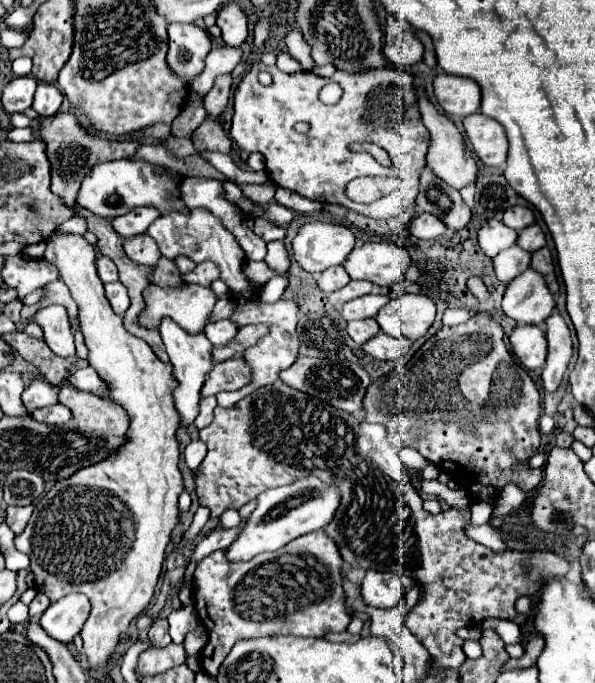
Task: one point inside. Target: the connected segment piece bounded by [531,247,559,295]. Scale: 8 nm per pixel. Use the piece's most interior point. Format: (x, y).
(541, 261)

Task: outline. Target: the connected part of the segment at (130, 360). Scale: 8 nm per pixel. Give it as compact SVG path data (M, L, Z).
M57 231L51 235L51 243L47 243L45 251L45 259L59 269L61 281L69 287L73 301L79 307L81 331L89 349L87 361L107 385L107 397L127 411L131 425L127 429L125 443L113 455L95 465L79 469L63 481L57 481L51 491L47 491L35 503L35 511L25 531L15 537L15 547L21 553L27 553L31 559L31 571L35 575L35 587L39 593L47 595L51 601L75 591L87 595L91 611L81 637L89 667L107 663L109 655L119 643L119 635L127 629L131 619L135 619L149 605L163 567L165 545L179 523L177 497L183 491L183 479L177 469L179 447L175 447L175 431L179 427L179 413L171 403L171 387L175 387L175 381L171 379L171 365L161 363L143 339L125 329L123 317L113 313L105 297L103 283L97 275L95 257L95 249L81 235L59 235Z

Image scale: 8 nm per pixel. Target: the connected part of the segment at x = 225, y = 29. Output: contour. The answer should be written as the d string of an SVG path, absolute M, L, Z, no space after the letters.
M237 1L223 5L217 11L217 27L223 33L223 41L229 47L239 47L243 45L243 41L249 35L249 27L247 27L247 17L243 13L243 9L239 7Z

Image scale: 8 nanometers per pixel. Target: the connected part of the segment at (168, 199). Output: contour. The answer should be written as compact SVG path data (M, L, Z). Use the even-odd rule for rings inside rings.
M117 159L93 167L91 173L83 177L77 203L89 209L93 215L107 219L125 215L135 207L155 207L161 215L167 215L171 211L189 211L181 195L181 177L167 167L141 159Z

